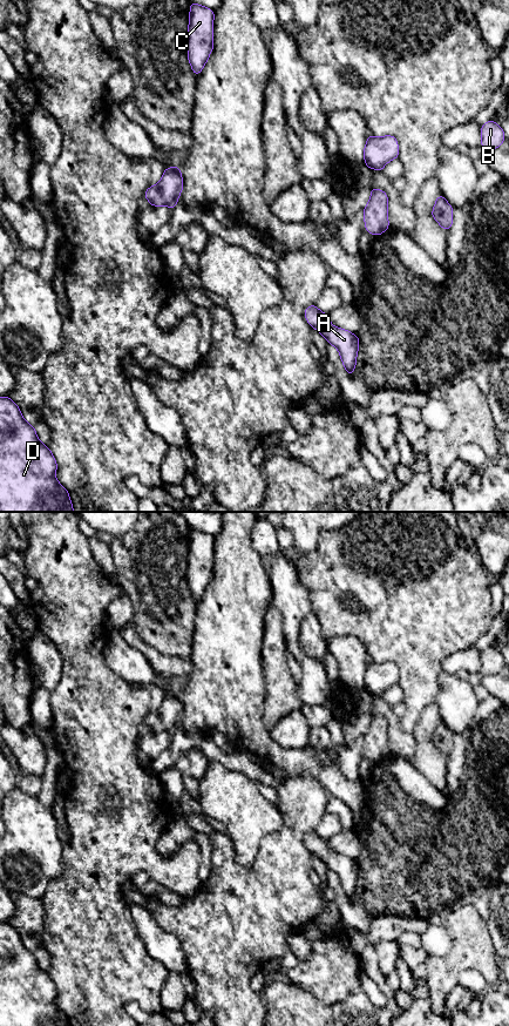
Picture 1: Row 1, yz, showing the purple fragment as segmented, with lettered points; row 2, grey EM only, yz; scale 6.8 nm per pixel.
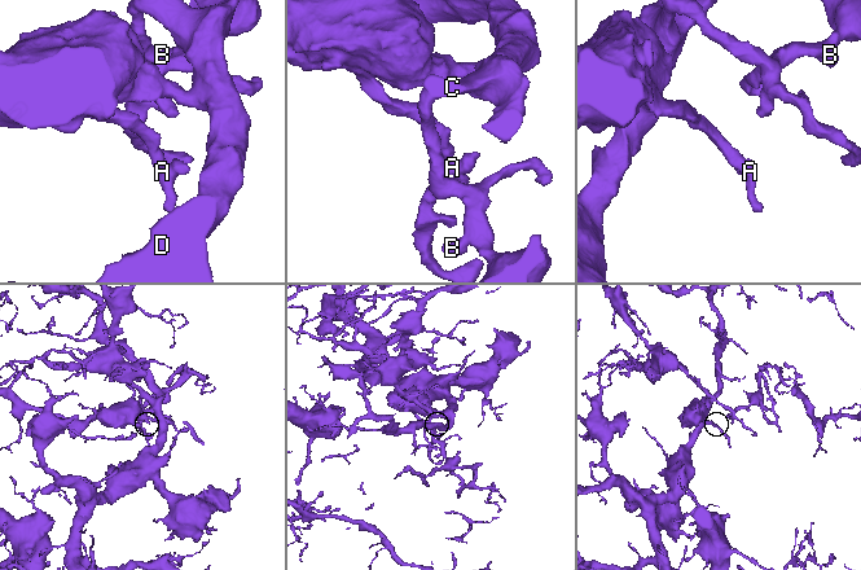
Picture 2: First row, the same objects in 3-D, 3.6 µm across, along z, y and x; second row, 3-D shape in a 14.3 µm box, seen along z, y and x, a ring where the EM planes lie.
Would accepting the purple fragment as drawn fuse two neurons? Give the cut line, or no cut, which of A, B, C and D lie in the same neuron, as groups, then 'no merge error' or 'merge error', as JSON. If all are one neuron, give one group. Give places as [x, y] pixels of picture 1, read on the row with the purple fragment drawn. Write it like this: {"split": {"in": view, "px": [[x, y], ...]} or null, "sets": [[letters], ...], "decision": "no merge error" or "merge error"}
{"split": null, "sets": [["A", "B", "C", "D"]], "decision": "no merge error"}

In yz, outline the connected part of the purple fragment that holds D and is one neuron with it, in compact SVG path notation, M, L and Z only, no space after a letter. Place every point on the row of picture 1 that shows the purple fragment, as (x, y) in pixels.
M0 397L0 512L74 512L68 491L57 481L56 460L9 397Z

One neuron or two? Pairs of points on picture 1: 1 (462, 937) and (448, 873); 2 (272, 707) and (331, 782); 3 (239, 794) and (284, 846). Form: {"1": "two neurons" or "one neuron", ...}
{"1": "two neurons", "2": "two neurons", "3": "two neurons"}

